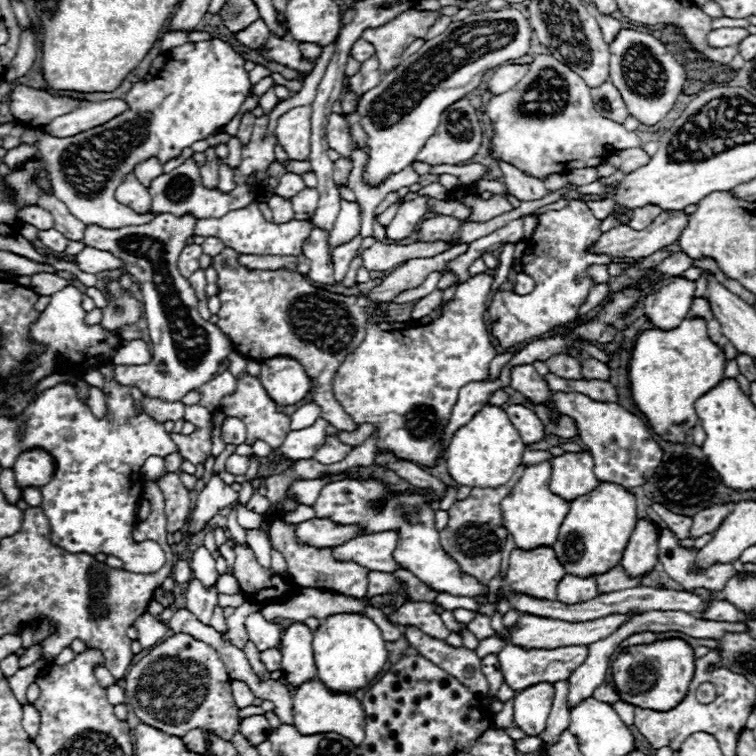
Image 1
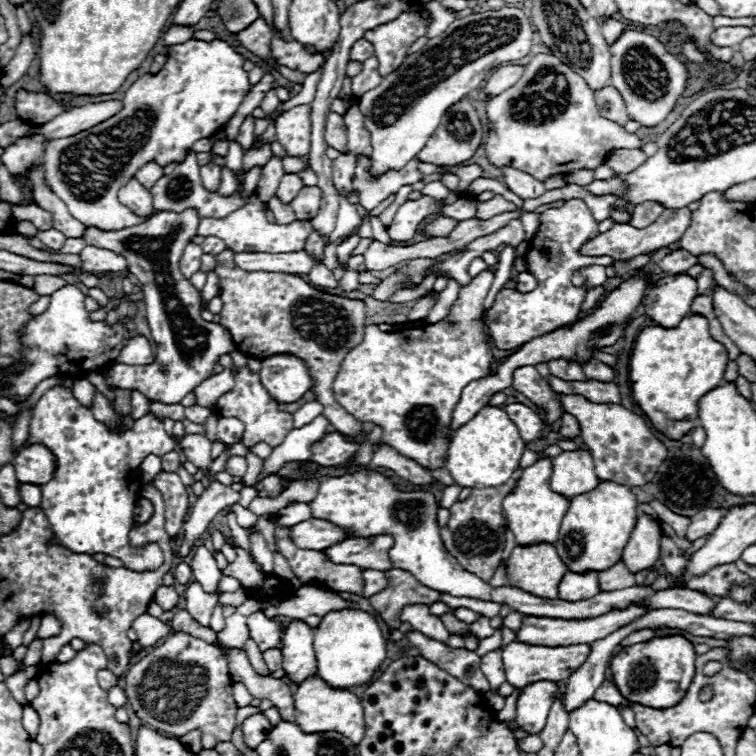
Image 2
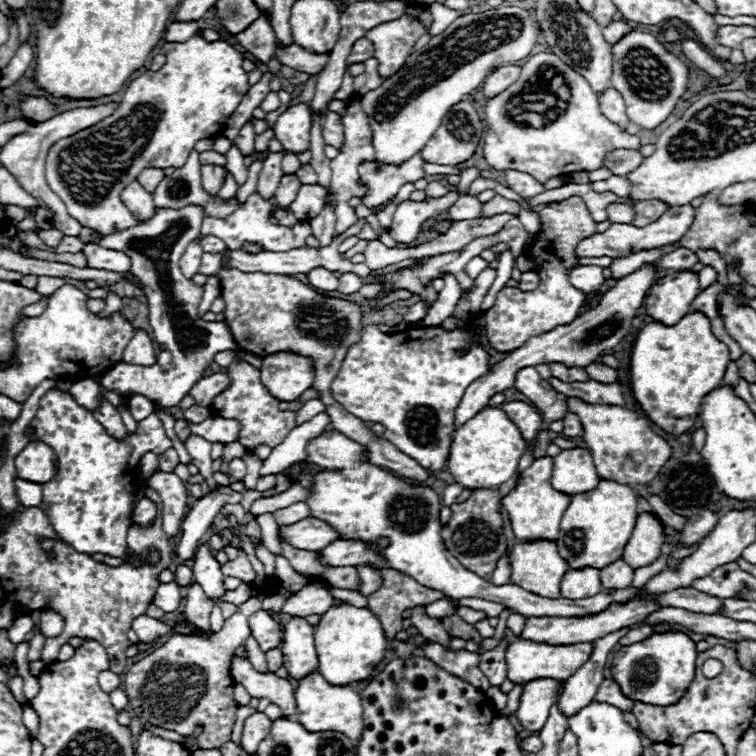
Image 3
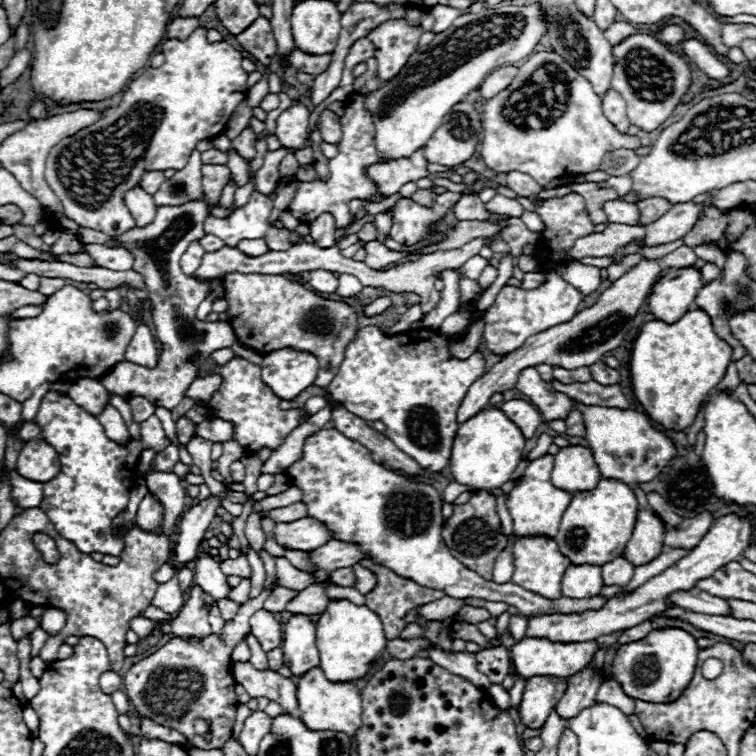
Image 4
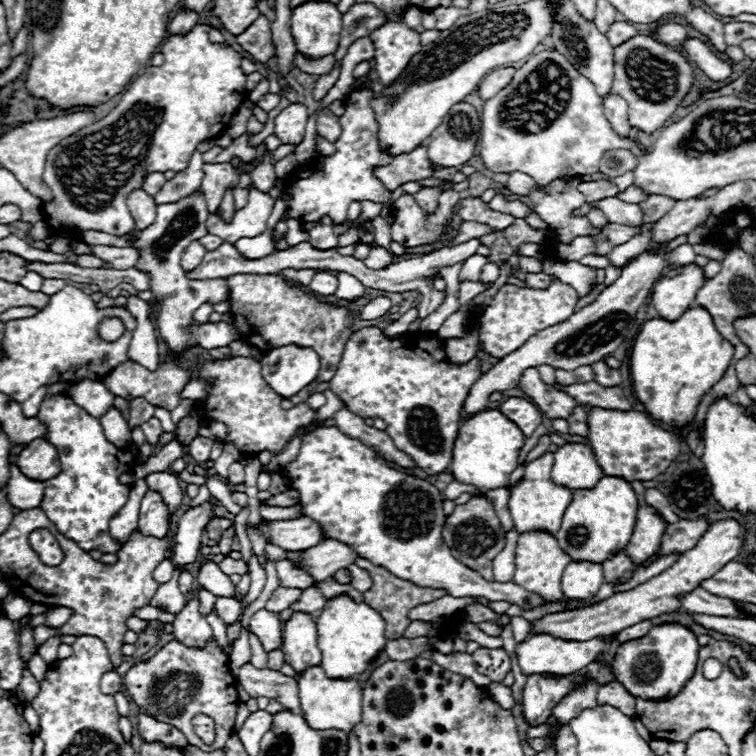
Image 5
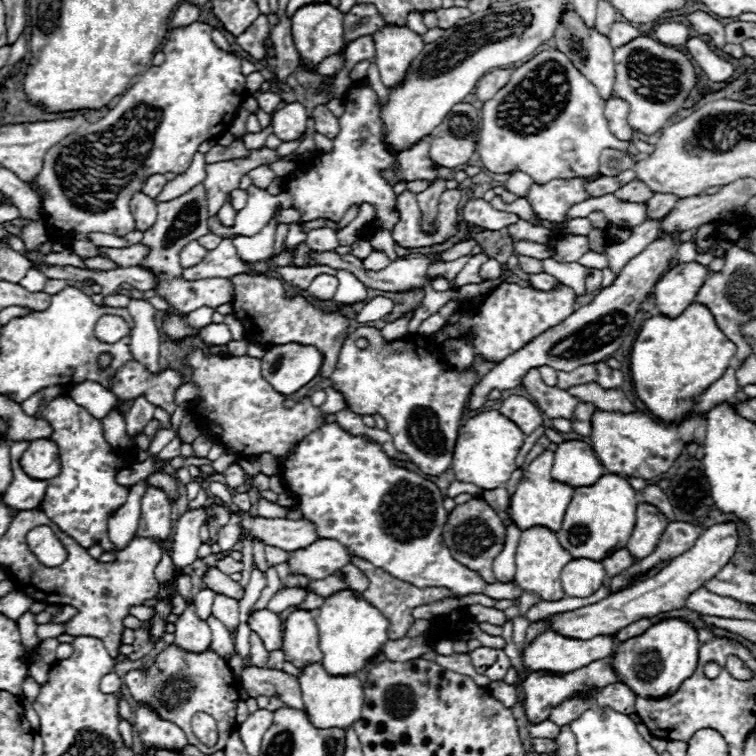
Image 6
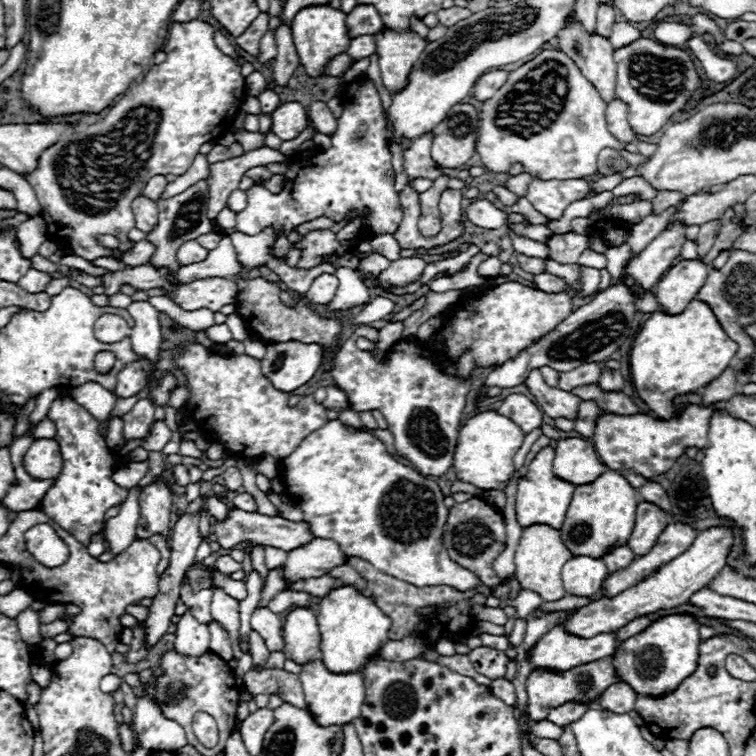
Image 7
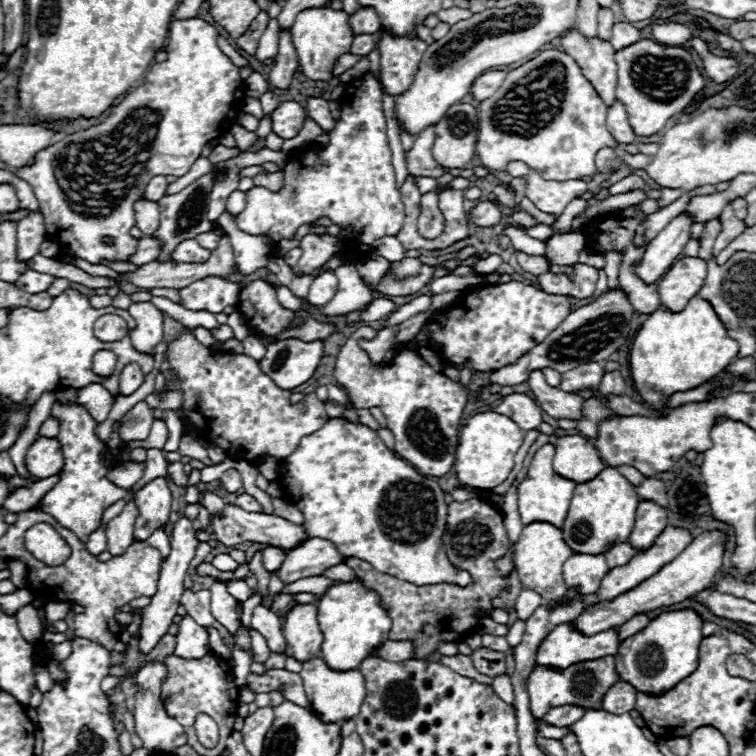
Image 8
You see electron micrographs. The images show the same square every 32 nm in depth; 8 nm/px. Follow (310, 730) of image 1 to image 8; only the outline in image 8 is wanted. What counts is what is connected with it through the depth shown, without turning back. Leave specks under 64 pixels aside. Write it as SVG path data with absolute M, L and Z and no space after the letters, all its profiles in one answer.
M310 658L304 662L304 668L300 672L304 690L312 702L312 710L324 720L324 722L338 722L354 718L360 712L360 706L366 698L366 682L360 670L332 670L326 666L322 658Z

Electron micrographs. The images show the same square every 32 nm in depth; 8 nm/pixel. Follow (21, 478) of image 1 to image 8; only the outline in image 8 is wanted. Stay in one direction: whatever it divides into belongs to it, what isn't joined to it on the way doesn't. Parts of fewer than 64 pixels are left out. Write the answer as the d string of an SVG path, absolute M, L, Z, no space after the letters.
M36 438L26 454L26 468L36 478L48 478L62 470L64 458L56 438Z

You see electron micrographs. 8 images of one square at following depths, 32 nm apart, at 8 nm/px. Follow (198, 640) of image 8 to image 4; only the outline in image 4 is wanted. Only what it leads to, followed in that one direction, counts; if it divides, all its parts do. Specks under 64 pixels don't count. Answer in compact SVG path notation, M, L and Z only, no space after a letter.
M200 586L190 588L184 608L178 612L178 616L172 622L172 634L182 640L208 638L212 634L212 628L208 624L208 610L204 610L202 606L204 606L202 588Z

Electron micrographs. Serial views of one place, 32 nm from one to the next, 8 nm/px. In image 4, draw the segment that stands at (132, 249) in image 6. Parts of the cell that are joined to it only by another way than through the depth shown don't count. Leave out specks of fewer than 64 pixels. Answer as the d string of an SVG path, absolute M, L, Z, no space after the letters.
M88 244L86 252L104 268L128 270L134 264L134 254L126 248L108 248L102 244Z

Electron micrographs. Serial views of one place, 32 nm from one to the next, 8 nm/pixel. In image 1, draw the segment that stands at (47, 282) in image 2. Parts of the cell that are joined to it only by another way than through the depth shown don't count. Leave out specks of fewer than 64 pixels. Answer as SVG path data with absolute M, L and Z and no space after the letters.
M36 274L36 276L32 276L32 290L40 296L50 296L50 294L62 290L64 286L68 286L68 282L64 278L60 278L58 274Z

